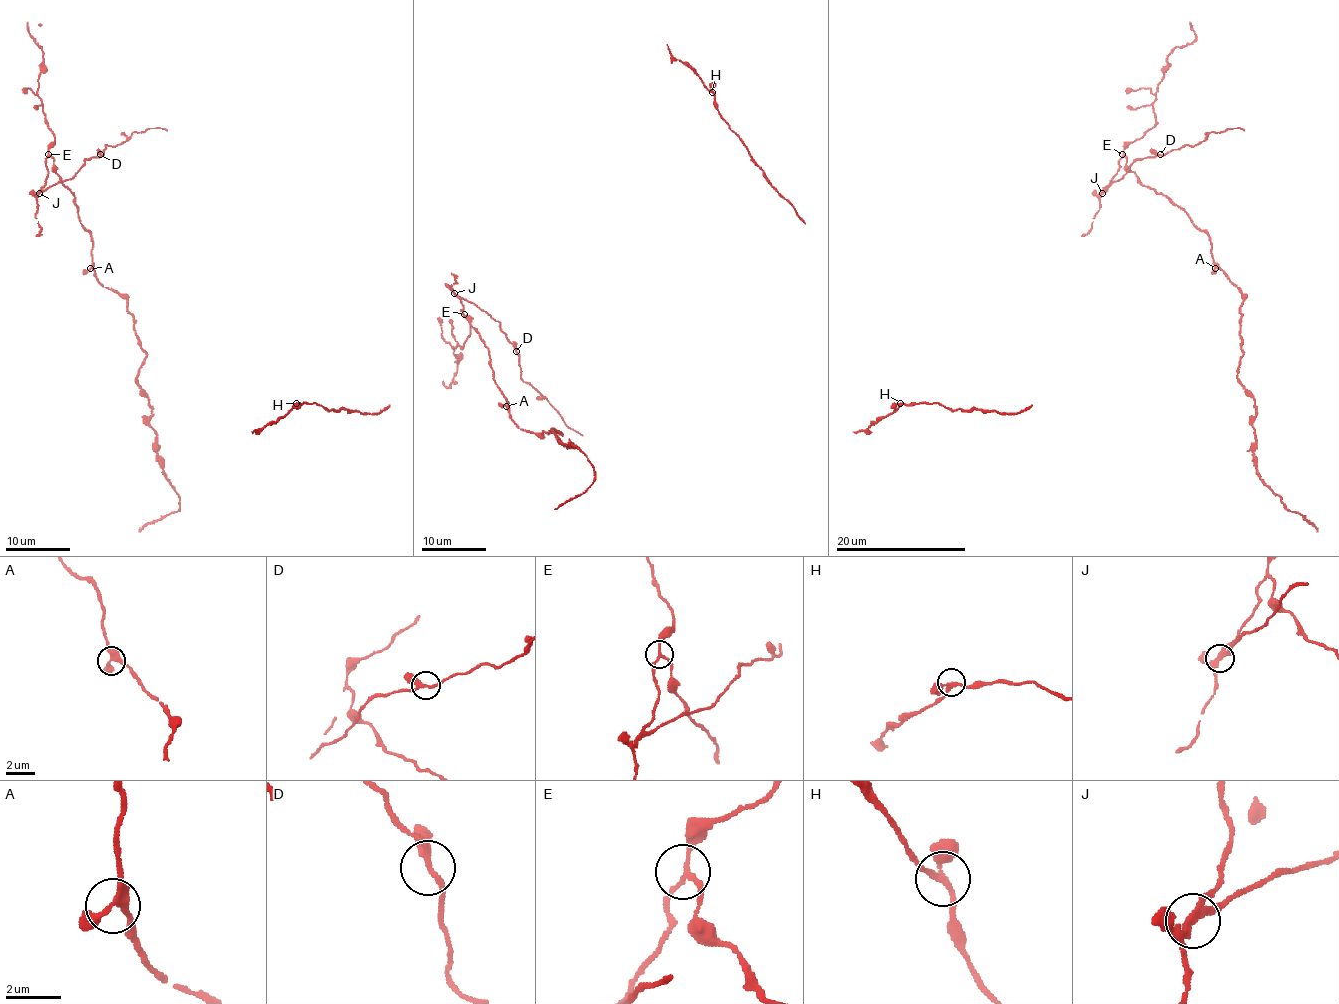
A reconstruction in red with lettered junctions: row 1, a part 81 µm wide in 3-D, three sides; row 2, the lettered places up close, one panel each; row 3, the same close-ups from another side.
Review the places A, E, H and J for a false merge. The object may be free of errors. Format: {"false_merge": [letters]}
{"false_merge": ["J"]}

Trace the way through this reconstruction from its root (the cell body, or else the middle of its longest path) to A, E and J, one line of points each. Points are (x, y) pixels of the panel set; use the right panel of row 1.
A: (1254, 403), (1254, 396), (1238, 377), (1242, 356), (1242, 296), (1229, 278), (1215, 268)
E: (1254, 403), (1238, 377), (1242, 356), (1239, 289), (1213, 261), (1210, 237), (1165, 195), (1143, 185), (1122, 154)
J: (1254, 403), (1238, 377), (1242, 296), (1213, 261), (1210, 237), (1165, 195), (1143, 185), (1124, 156), (1101, 193)

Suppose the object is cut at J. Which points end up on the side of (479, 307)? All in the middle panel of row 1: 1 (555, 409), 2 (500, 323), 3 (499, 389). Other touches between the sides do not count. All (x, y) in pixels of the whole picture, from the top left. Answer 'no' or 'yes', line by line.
1: yes
2: yes
3: no

